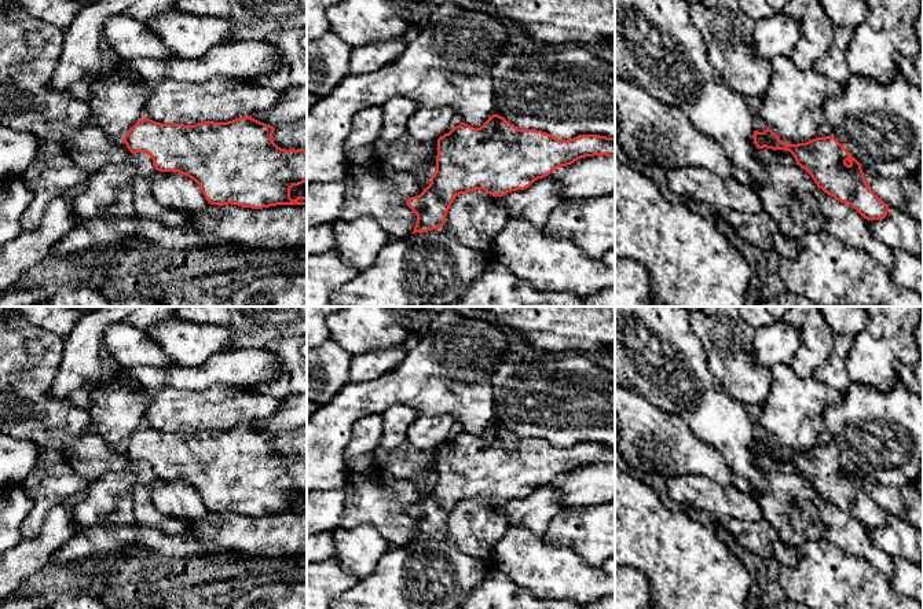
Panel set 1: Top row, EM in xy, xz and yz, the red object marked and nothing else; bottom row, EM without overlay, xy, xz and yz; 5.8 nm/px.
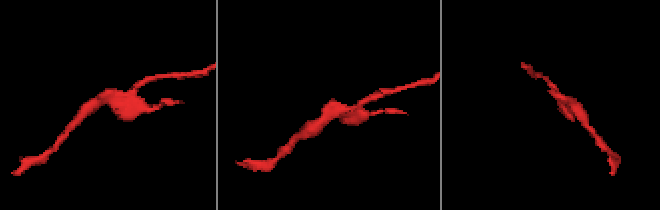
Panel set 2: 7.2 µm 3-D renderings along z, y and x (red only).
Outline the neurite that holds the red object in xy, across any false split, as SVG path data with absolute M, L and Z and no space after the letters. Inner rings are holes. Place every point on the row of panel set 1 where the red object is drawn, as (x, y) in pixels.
M252 115L227 122L195 125L139 120L124 136L132 154L146 153L160 172L179 172L193 179L210 205L263 209L276 205L307 205L307 197L290 198L290 188L307 183L307 148L286 150L272 140L274 126Z

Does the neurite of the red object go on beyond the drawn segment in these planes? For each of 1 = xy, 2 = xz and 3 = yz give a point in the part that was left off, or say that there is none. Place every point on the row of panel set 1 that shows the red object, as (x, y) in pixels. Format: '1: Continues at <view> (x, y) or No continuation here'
1: No continuation here
2: No continuation here
3: No continuation here

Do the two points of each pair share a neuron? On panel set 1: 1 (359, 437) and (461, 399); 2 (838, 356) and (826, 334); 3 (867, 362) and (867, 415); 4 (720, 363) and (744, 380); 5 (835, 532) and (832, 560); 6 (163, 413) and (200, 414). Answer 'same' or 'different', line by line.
1: different
2: different
3: different
4: same
5: different
6: same

